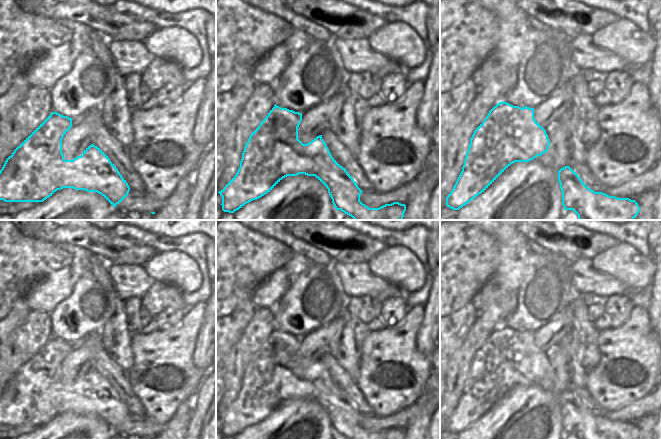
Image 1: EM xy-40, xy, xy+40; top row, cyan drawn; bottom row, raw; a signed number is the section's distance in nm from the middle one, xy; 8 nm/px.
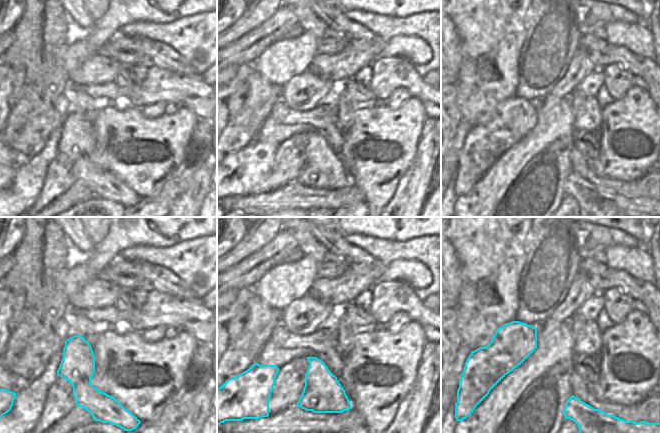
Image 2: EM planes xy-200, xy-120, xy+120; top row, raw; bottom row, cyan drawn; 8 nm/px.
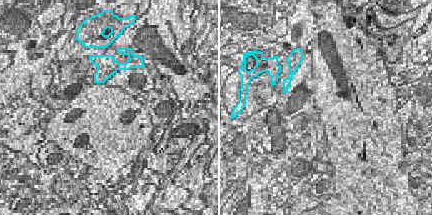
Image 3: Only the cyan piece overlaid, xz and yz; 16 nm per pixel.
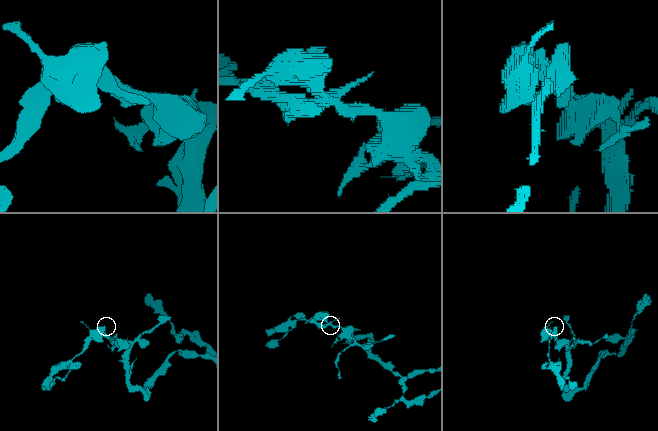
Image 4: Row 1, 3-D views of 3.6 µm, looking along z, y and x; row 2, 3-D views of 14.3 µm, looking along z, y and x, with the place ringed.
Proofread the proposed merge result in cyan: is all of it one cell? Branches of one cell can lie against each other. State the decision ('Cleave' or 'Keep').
Keep.

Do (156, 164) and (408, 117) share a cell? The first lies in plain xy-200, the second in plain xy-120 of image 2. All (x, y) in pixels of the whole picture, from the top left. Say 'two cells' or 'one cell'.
one cell

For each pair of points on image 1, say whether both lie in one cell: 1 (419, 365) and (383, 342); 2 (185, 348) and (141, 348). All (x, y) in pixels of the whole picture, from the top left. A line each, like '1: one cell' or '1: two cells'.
1: one cell
2: one cell

